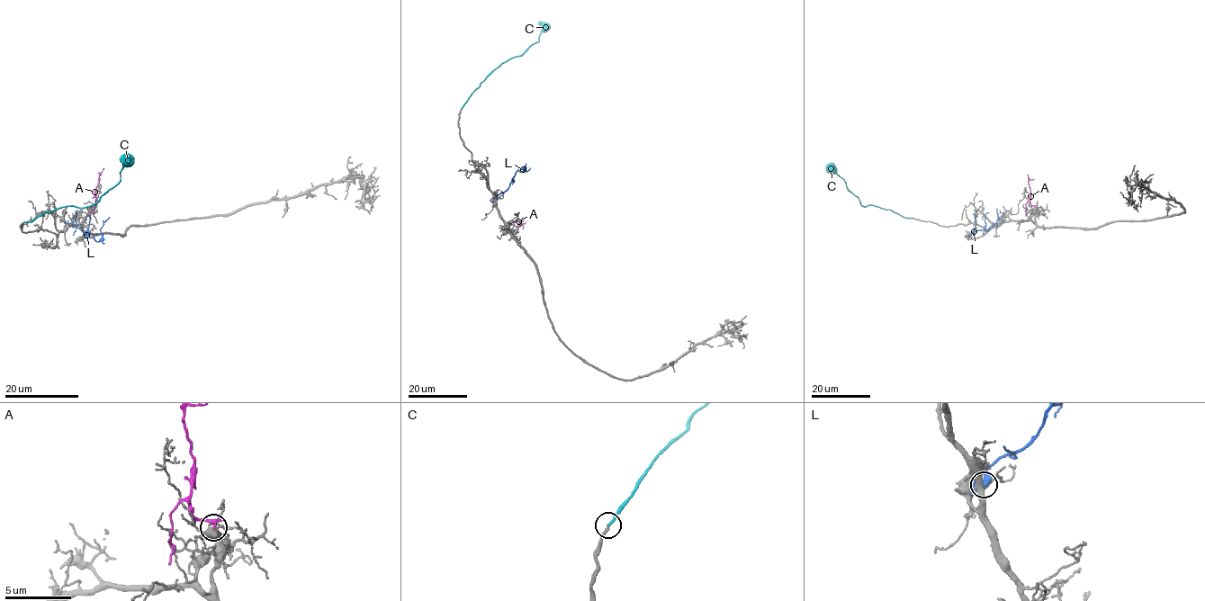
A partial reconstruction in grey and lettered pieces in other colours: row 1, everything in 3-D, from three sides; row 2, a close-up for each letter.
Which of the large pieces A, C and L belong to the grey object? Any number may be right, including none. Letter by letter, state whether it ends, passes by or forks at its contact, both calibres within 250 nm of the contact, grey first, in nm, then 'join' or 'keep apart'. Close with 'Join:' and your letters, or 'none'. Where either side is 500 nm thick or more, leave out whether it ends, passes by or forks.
A: it ends there; 400 nm thick on the grey side, 240 nm on the other; keep apart
C: it ends there; 200 nm thick on the grey side, 200 nm on the other; keep apart
L: it forks there; 100 nm thick on the grey side, 260 nm on the other; keep apart
Join: none

